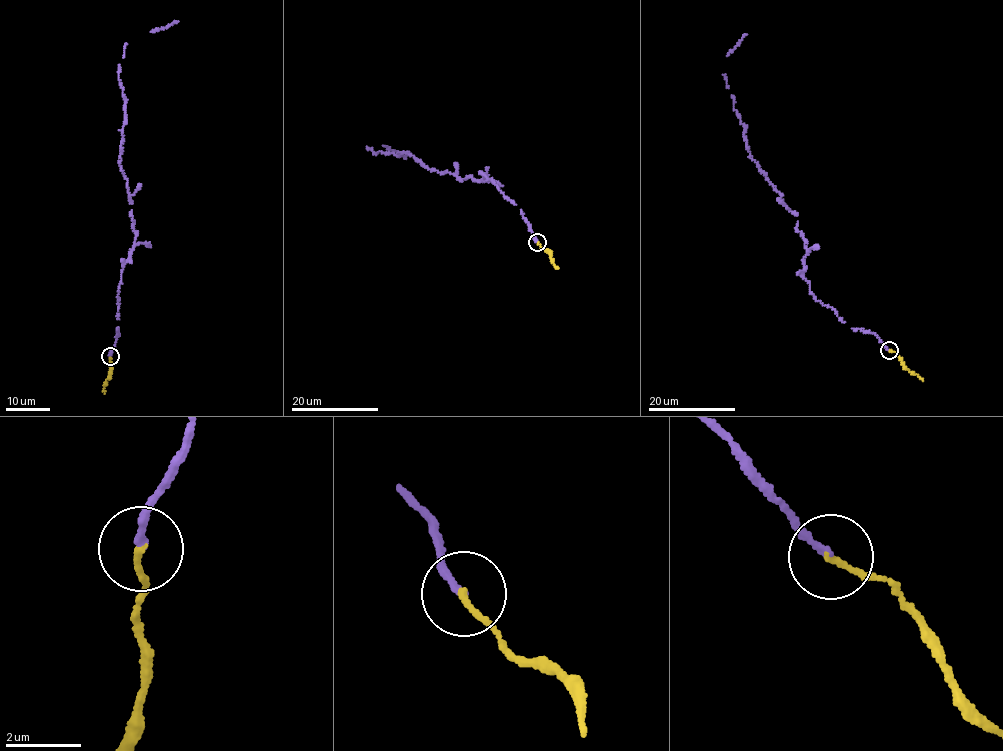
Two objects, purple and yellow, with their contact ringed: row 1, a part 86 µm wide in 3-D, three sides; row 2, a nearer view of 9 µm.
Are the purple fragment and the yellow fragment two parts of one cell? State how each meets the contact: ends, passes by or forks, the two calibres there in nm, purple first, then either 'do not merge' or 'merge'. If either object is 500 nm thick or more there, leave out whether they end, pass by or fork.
purple ends | yellow ends | 180/160 nm | merge

